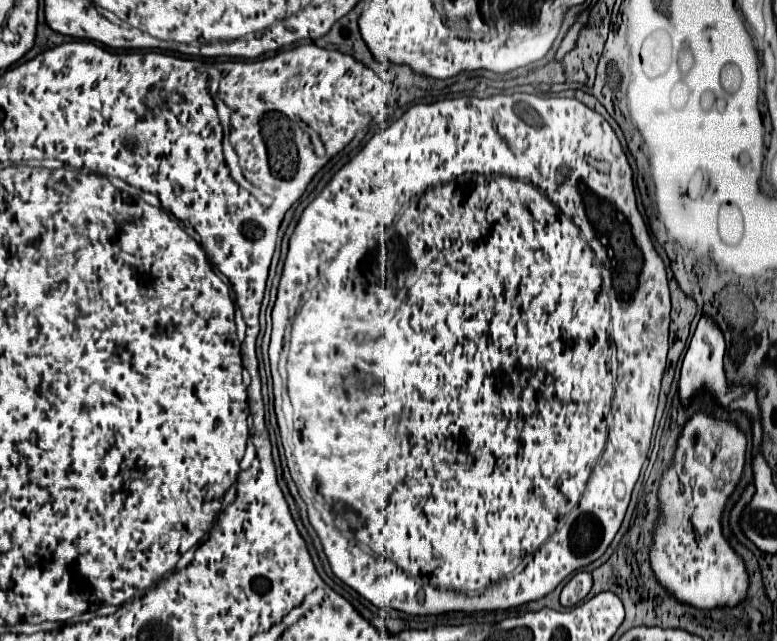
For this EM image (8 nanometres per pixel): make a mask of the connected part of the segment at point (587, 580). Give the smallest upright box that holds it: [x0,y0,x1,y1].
[561,571,593,607]

